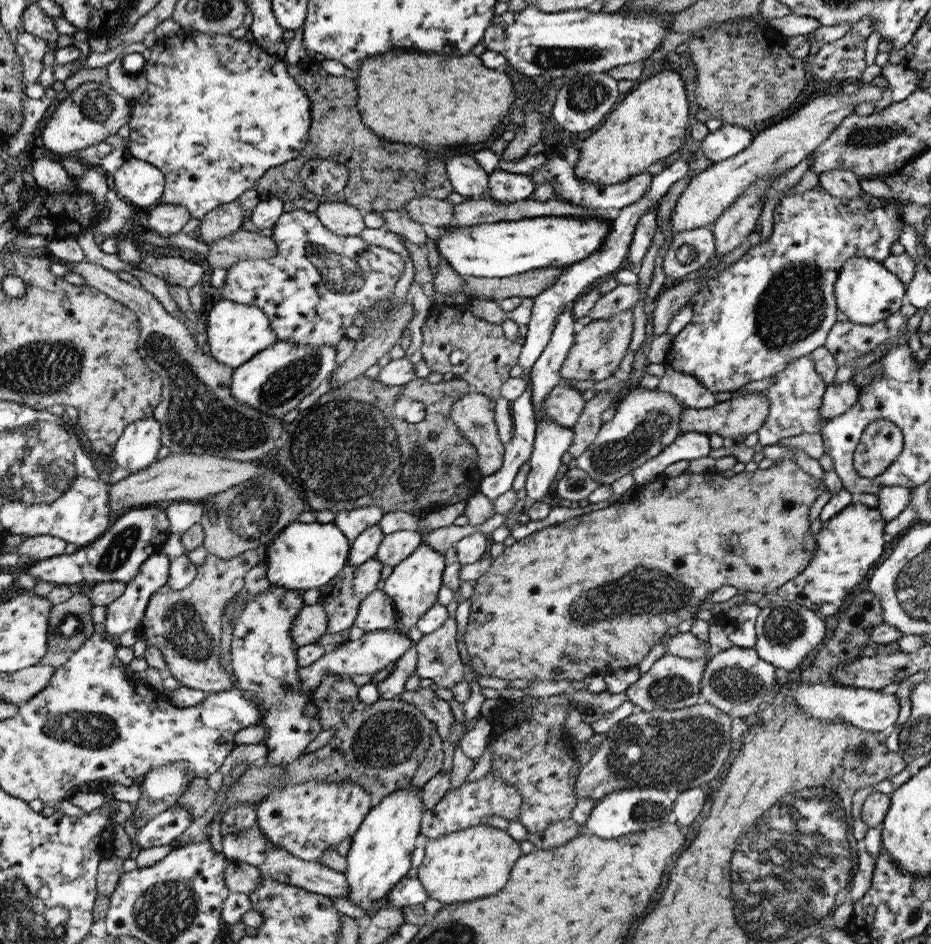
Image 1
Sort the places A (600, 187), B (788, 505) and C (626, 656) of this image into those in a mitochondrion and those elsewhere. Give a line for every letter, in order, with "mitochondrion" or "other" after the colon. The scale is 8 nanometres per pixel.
A: other
B: other
C: other

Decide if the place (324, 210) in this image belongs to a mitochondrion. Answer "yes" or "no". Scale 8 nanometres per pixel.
no

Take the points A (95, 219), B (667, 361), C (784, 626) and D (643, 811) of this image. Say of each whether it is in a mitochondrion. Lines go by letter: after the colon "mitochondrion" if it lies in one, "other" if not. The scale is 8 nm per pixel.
A: other
B: other
C: mitochondrion
D: mitochondrion

